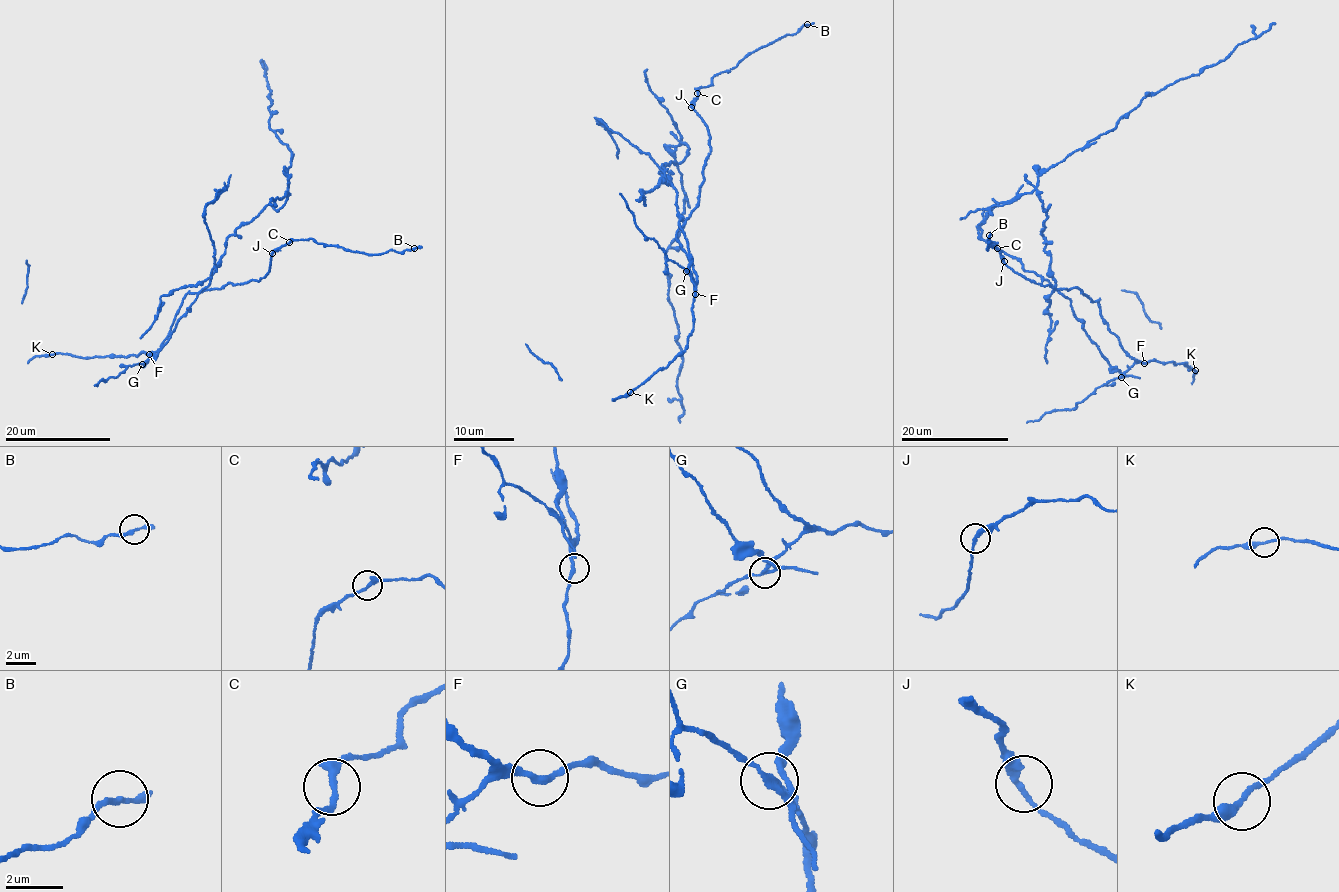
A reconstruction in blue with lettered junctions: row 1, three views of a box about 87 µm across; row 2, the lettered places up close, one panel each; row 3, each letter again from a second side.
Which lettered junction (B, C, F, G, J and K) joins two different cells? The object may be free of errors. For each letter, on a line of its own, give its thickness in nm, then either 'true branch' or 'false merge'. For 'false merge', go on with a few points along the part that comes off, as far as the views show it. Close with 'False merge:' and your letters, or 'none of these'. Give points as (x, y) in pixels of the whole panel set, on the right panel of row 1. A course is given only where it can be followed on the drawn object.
B: 180 nm | true branch
C: 240 nm | true branch
F: 240 nm | true branch
G: 220 nm | false merge | (1120, 377), (1055, 287), (1043, 235), (1050, 204), (1042, 206), (1036, 183), (1148, 95), (1199, 74), (1276, 23)
J: 240 nm | true branch
K: 240 nm | true branch
False merge: G

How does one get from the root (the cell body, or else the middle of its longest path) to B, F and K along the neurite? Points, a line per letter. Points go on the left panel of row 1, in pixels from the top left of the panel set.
B: (193, 303), (147, 360), (183, 298), (261, 279), (289, 242), (312, 238), (368, 254), (415, 248)
F: (193, 303), (160, 350), (147, 360), (152, 353), (149, 354)
K: (193, 303), (160, 350), (148, 360), (152, 353), (122, 357), (52, 354)

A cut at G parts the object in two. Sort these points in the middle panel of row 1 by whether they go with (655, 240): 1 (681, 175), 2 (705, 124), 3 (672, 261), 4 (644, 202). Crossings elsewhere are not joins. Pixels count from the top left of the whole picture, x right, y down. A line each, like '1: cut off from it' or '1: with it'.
1: cut off from it
2: with it
3: with it
4: cut off from it

